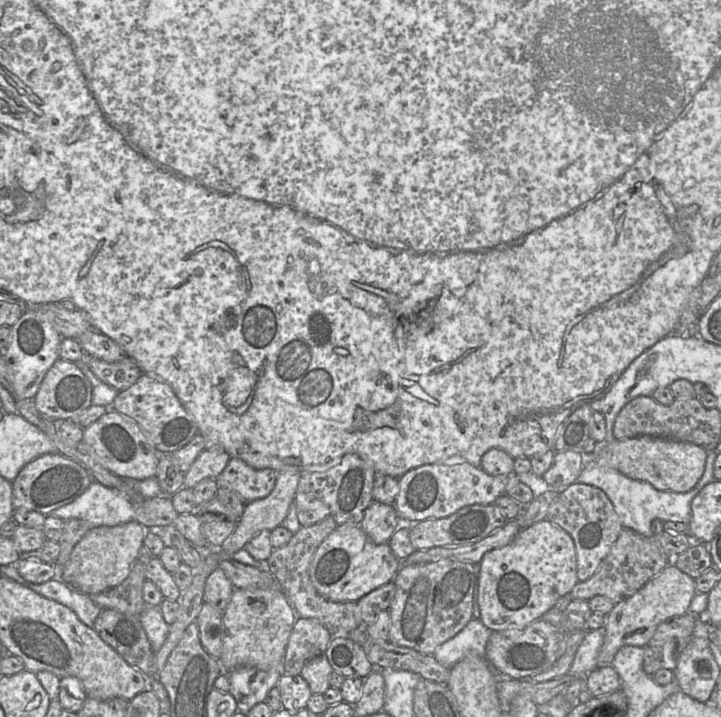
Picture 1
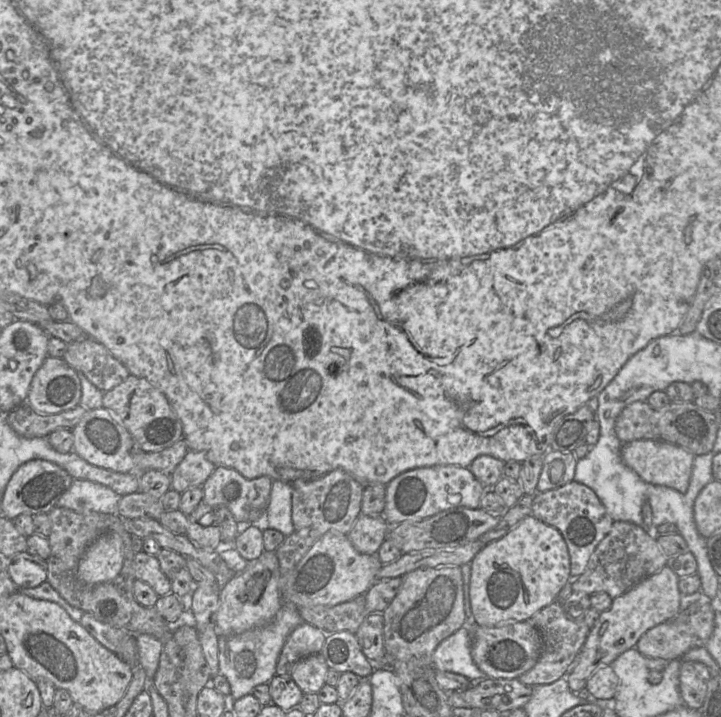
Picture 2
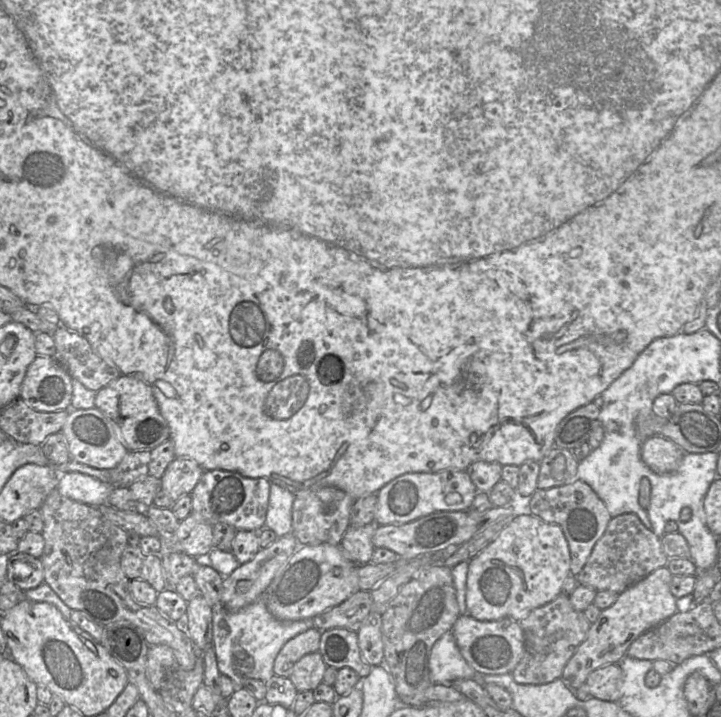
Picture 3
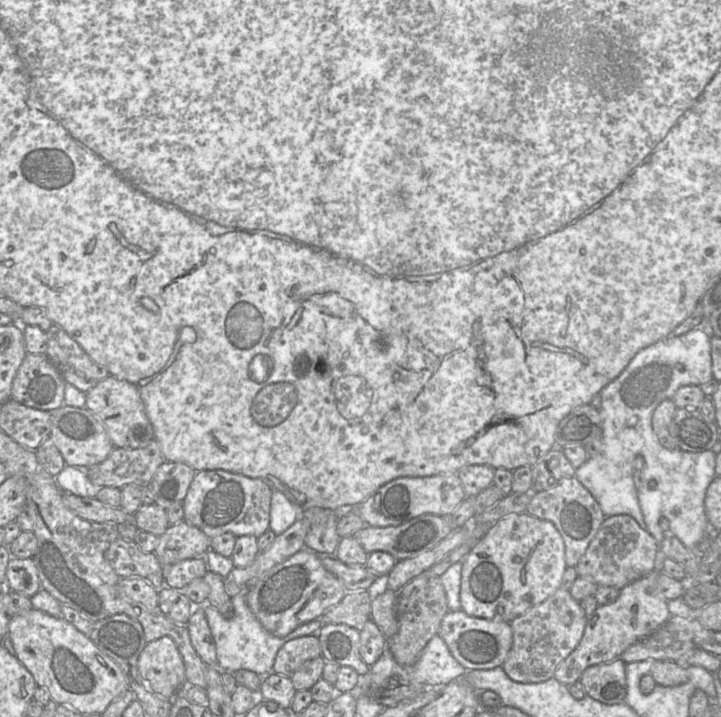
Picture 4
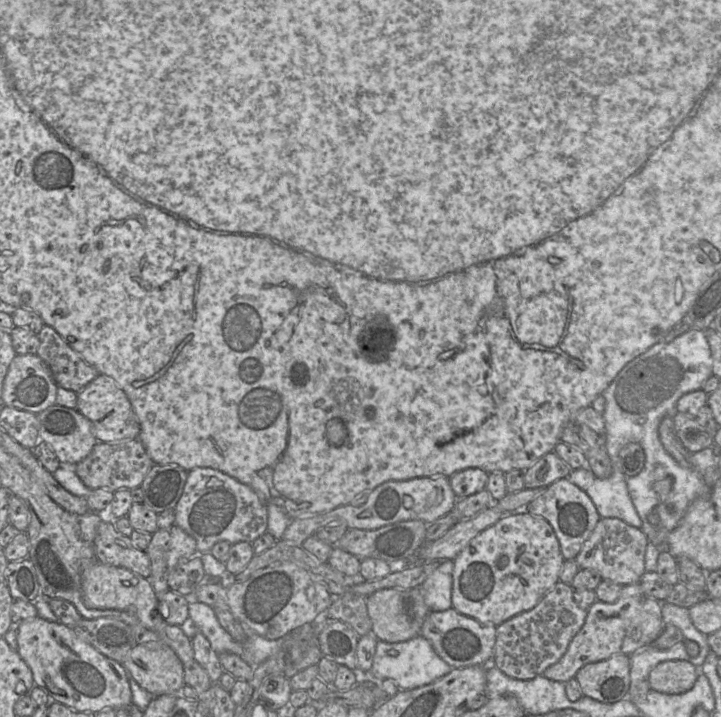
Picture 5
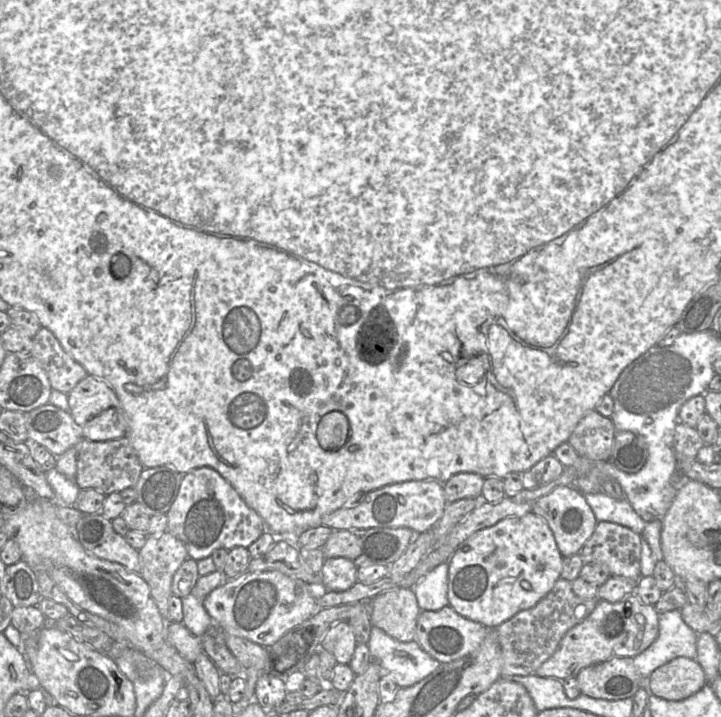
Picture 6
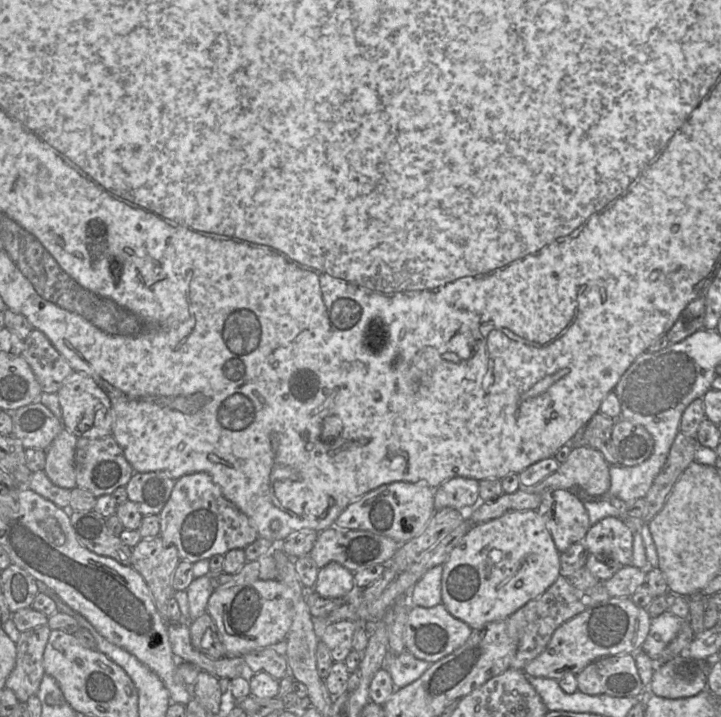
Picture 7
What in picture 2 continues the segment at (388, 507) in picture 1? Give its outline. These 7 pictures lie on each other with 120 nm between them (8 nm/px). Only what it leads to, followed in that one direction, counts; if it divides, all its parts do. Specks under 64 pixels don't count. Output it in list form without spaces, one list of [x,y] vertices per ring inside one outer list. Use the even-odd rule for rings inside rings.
[[[363,515],[354,522],[347,536],[356,551],[362,554],[377,554],[387,537],[391,525],[382,515]]]

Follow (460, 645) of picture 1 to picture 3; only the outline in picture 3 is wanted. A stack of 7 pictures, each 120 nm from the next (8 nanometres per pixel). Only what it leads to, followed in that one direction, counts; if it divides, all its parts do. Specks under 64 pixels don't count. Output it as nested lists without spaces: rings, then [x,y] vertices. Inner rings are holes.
[[[451,631],[435,642],[429,657],[429,674],[433,684],[451,685],[458,679],[473,679],[476,673],[460,653]]]

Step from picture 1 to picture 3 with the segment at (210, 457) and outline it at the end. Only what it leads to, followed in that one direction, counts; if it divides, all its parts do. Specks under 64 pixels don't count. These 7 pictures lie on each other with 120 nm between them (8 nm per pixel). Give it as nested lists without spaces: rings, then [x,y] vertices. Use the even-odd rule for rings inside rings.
[[[176,457],[161,477],[161,490],[177,501],[193,491],[203,473],[203,468],[193,459]]]

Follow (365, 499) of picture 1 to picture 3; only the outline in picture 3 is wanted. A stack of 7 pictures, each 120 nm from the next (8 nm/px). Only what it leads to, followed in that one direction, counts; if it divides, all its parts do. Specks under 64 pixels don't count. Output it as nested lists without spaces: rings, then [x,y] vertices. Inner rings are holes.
[[[335,487],[303,490],[295,494],[292,505],[292,533],[299,546],[339,545],[350,526],[350,512],[354,498]]]

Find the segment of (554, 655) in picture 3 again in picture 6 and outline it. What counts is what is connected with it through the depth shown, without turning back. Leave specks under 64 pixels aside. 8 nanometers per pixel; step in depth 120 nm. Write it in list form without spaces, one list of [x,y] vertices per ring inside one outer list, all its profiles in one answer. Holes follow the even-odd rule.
[[[560,577],[551,591],[531,608],[516,613],[494,628],[502,653],[501,674],[530,675],[549,659],[564,635],[583,622],[597,606],[598,598],[584,599],[577,596],[571,582]]]

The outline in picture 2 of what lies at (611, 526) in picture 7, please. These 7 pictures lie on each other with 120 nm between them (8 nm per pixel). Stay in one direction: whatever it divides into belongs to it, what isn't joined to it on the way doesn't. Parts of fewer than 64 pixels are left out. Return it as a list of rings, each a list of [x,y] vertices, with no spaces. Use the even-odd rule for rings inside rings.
[[[614,521],[609,533],[590,556],[585,571],[579,577],[573,578],[572,592],[583,592],[589,596],[605,592],[614,599],[657,573],[667,565],[668,557],[661,550],[656,538],[636,524]]]

